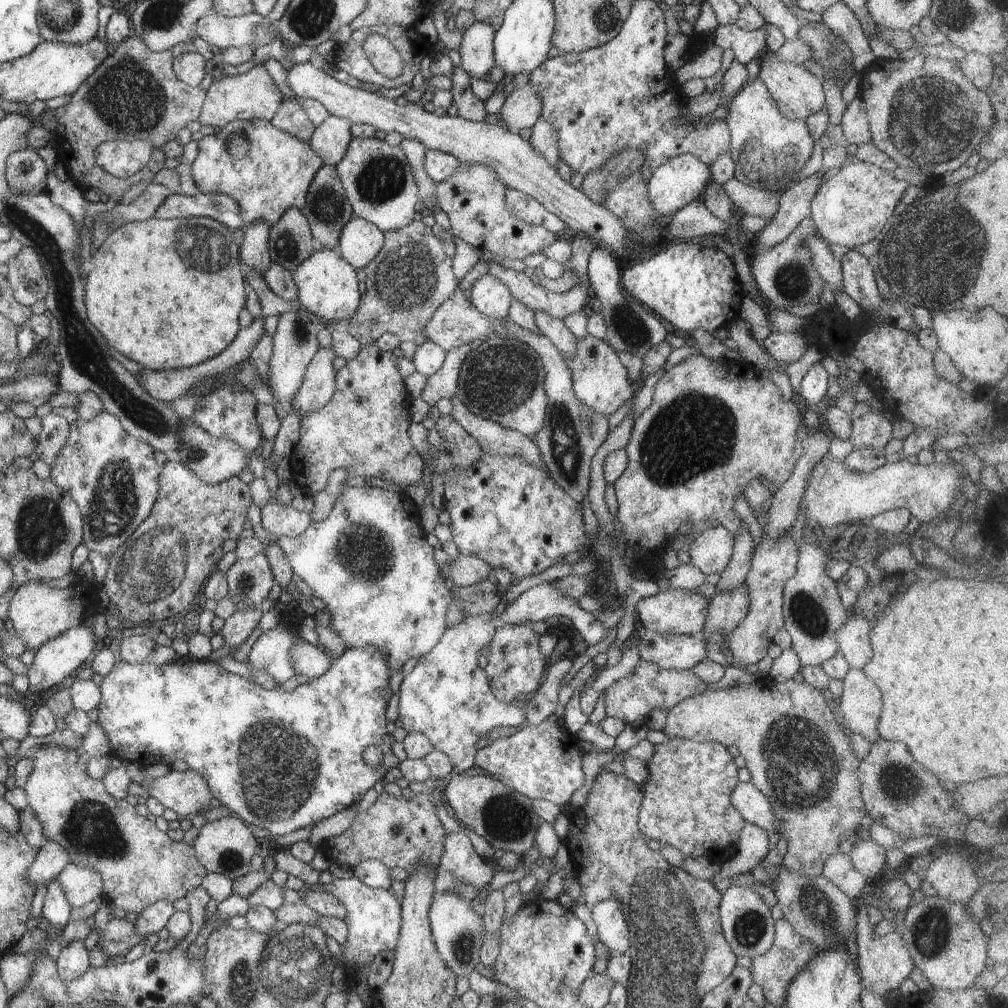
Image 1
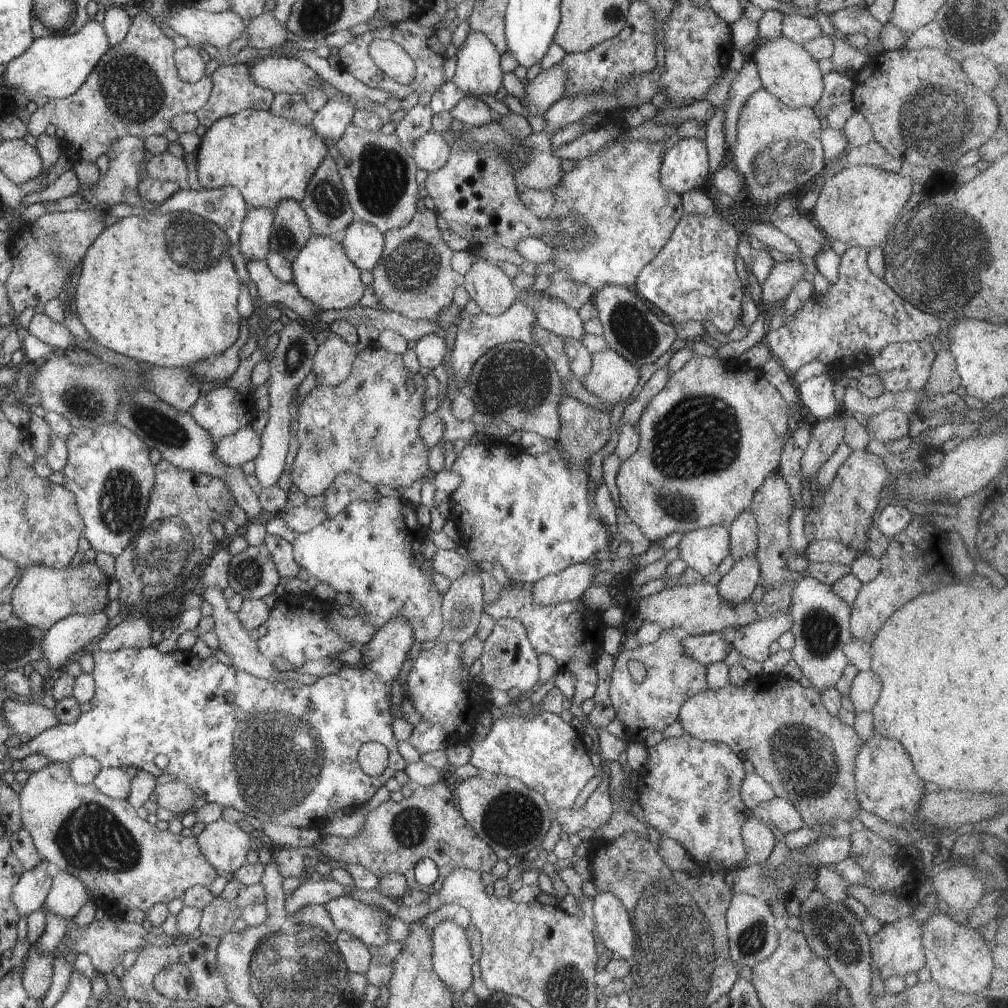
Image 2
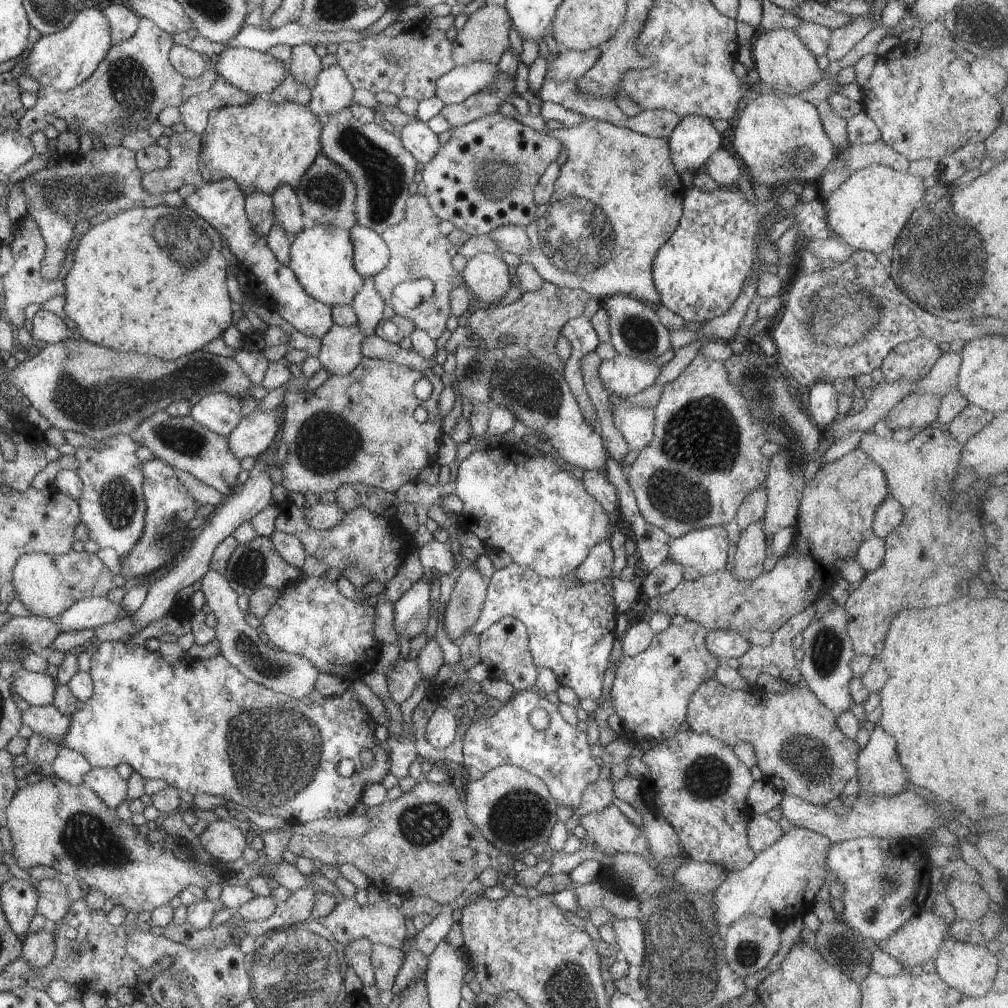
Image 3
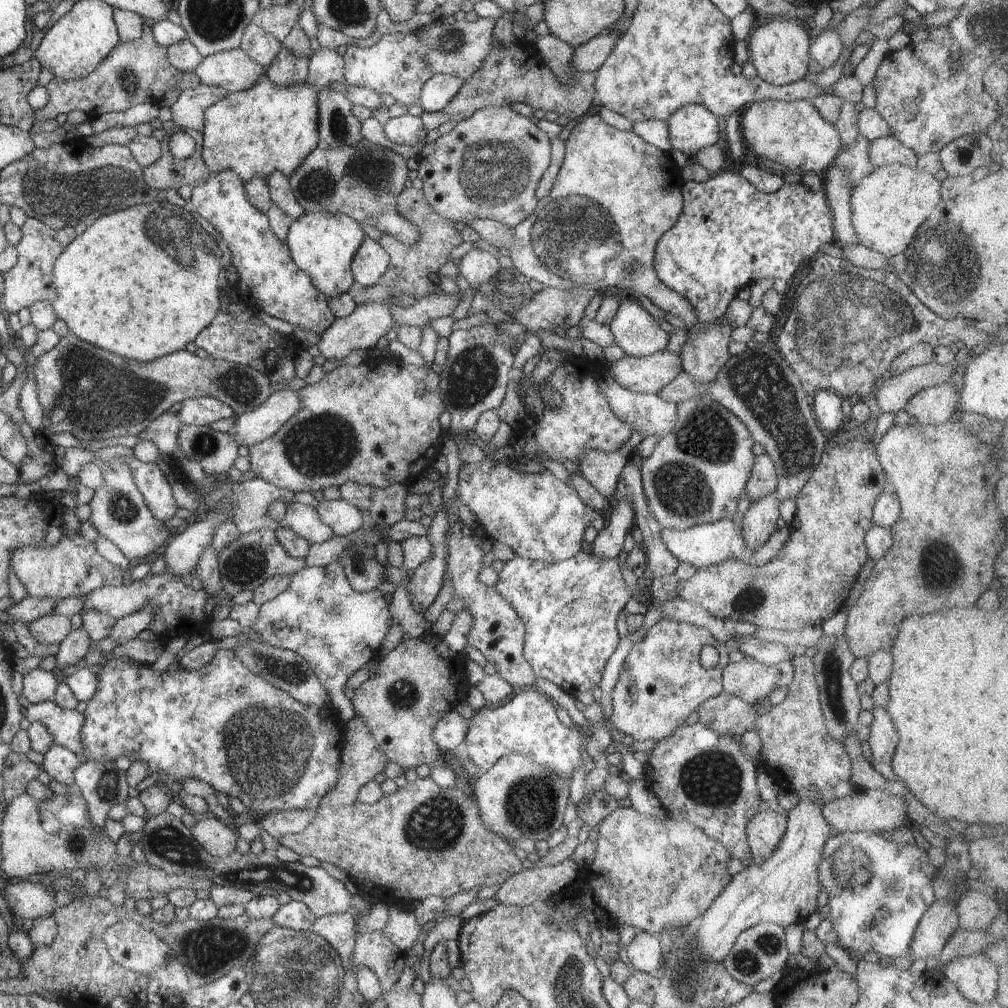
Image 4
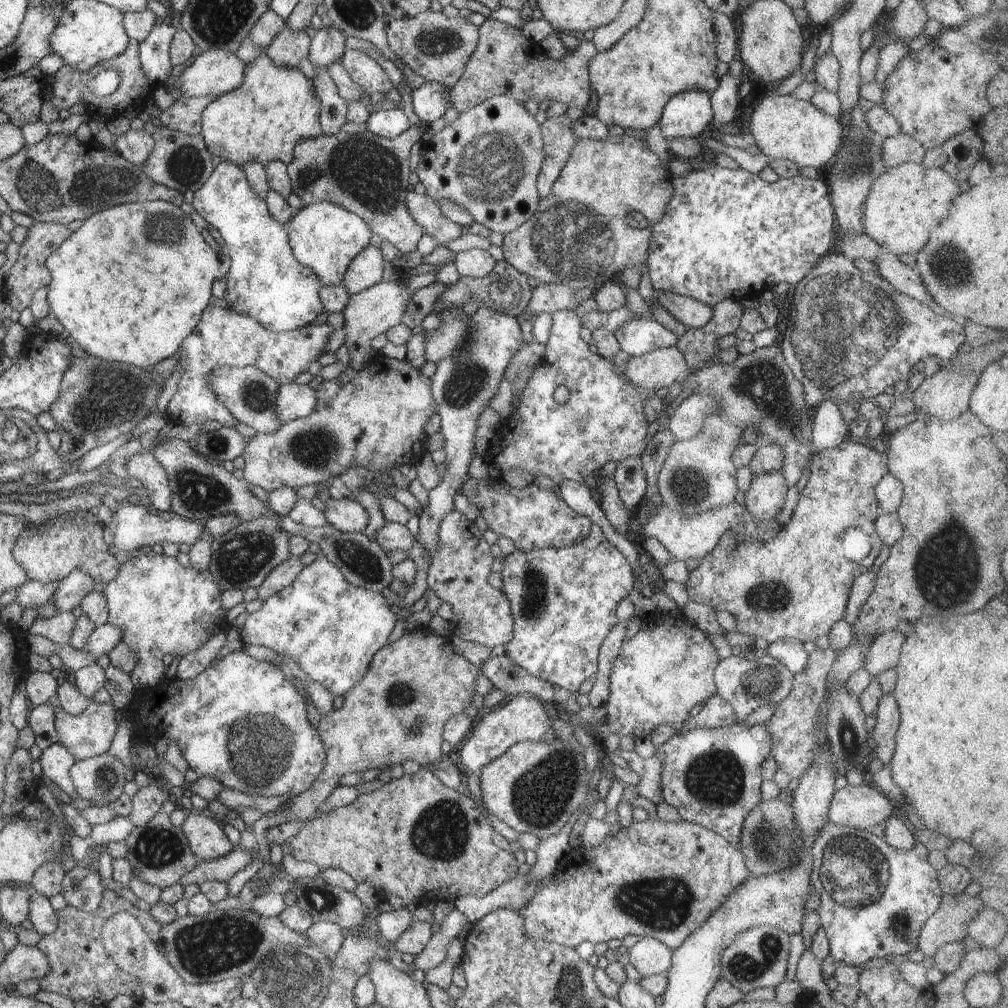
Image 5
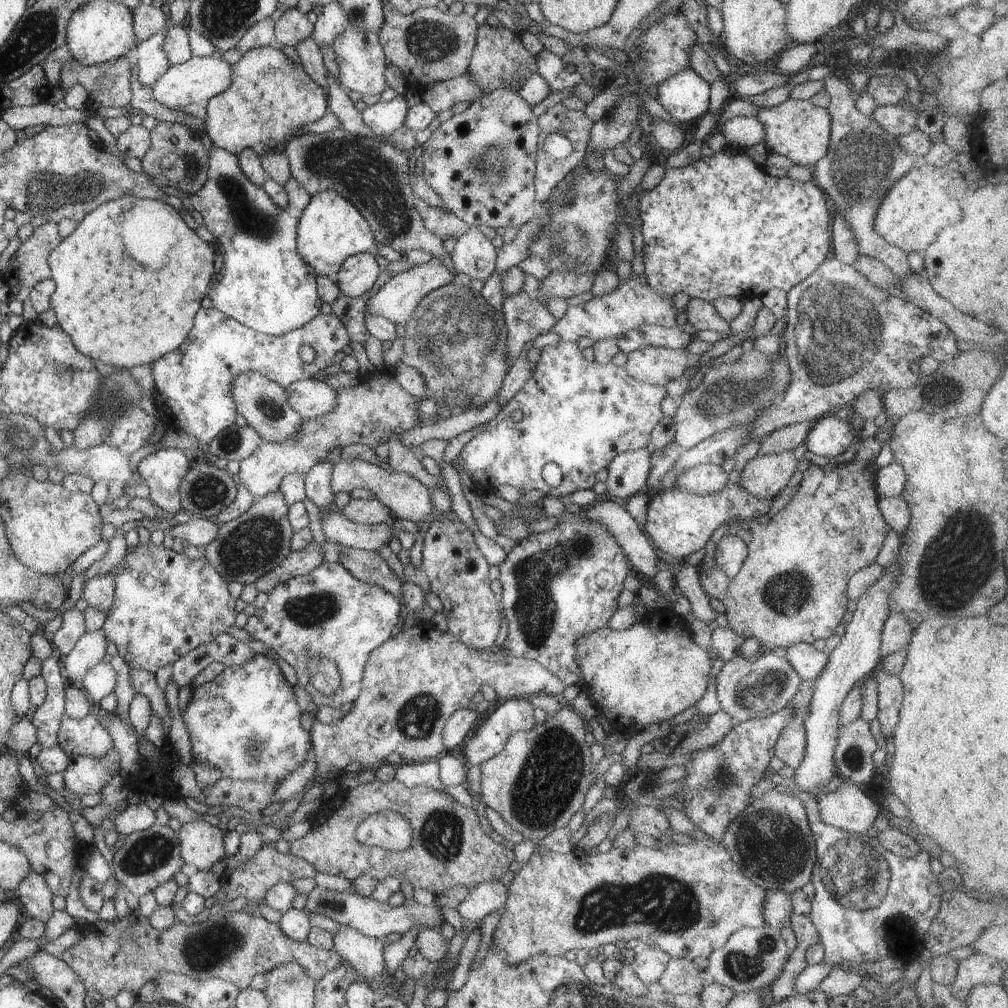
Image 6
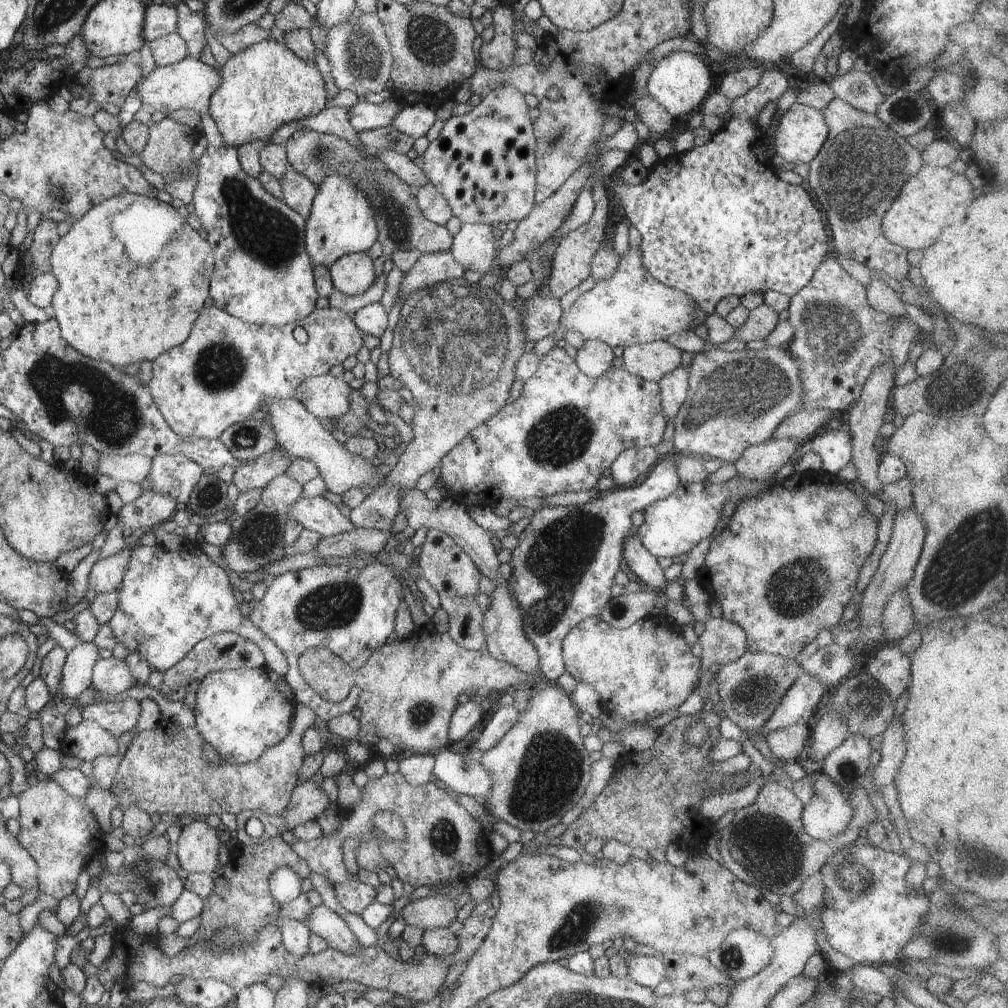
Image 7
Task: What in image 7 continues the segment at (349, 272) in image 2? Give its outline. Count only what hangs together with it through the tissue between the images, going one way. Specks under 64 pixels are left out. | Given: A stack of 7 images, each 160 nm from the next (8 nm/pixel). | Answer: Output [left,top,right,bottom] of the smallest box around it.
[304,173,379,268]

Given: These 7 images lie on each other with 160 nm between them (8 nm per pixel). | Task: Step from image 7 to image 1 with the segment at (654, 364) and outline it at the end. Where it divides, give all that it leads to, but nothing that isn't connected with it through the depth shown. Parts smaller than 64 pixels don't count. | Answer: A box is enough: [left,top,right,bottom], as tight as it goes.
[564,334,643,419]

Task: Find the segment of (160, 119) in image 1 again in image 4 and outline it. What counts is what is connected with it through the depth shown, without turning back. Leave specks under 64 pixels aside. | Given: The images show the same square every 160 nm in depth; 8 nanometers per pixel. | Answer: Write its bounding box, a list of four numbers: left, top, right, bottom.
[33,23,200,124]

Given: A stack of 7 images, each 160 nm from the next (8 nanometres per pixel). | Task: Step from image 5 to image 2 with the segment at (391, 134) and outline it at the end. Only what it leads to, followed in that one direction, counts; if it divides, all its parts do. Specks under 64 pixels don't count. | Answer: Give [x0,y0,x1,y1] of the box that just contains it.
[412,130,451,173]

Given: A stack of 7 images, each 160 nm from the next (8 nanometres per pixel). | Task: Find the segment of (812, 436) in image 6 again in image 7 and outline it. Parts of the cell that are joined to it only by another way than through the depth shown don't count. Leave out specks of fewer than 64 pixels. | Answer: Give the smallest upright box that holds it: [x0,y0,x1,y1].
[793,427,852,476]

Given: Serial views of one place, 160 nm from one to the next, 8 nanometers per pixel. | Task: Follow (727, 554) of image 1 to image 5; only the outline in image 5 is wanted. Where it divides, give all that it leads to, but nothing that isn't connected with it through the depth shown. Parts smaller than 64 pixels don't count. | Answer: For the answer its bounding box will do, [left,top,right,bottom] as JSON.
[639,500,781,561]

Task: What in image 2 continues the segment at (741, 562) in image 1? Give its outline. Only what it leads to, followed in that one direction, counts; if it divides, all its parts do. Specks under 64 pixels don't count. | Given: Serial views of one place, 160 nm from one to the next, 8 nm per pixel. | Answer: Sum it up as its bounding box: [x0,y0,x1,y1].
[727,510,758,561]

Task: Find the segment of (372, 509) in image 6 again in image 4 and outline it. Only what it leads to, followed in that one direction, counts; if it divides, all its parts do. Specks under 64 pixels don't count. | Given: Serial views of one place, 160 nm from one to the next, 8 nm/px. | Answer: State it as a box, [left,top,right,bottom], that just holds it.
[315,499,362,536]

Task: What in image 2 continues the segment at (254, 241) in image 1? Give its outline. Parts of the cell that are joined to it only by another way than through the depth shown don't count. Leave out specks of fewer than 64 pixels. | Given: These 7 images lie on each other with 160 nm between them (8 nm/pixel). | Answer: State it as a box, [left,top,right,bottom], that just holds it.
[238,209,274,261]

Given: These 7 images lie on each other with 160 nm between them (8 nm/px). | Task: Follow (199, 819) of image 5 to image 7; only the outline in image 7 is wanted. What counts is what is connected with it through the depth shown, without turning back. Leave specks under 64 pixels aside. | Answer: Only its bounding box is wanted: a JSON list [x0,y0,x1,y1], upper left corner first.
[176,822,220,874]

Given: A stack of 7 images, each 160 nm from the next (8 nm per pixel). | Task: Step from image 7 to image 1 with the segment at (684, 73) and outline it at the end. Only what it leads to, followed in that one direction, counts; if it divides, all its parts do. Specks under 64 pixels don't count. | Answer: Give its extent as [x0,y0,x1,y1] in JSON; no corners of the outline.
[647,153,710,216]

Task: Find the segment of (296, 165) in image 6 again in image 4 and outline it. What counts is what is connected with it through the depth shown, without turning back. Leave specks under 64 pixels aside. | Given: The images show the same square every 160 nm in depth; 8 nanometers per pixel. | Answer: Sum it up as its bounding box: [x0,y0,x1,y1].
[289,38,595,244]

